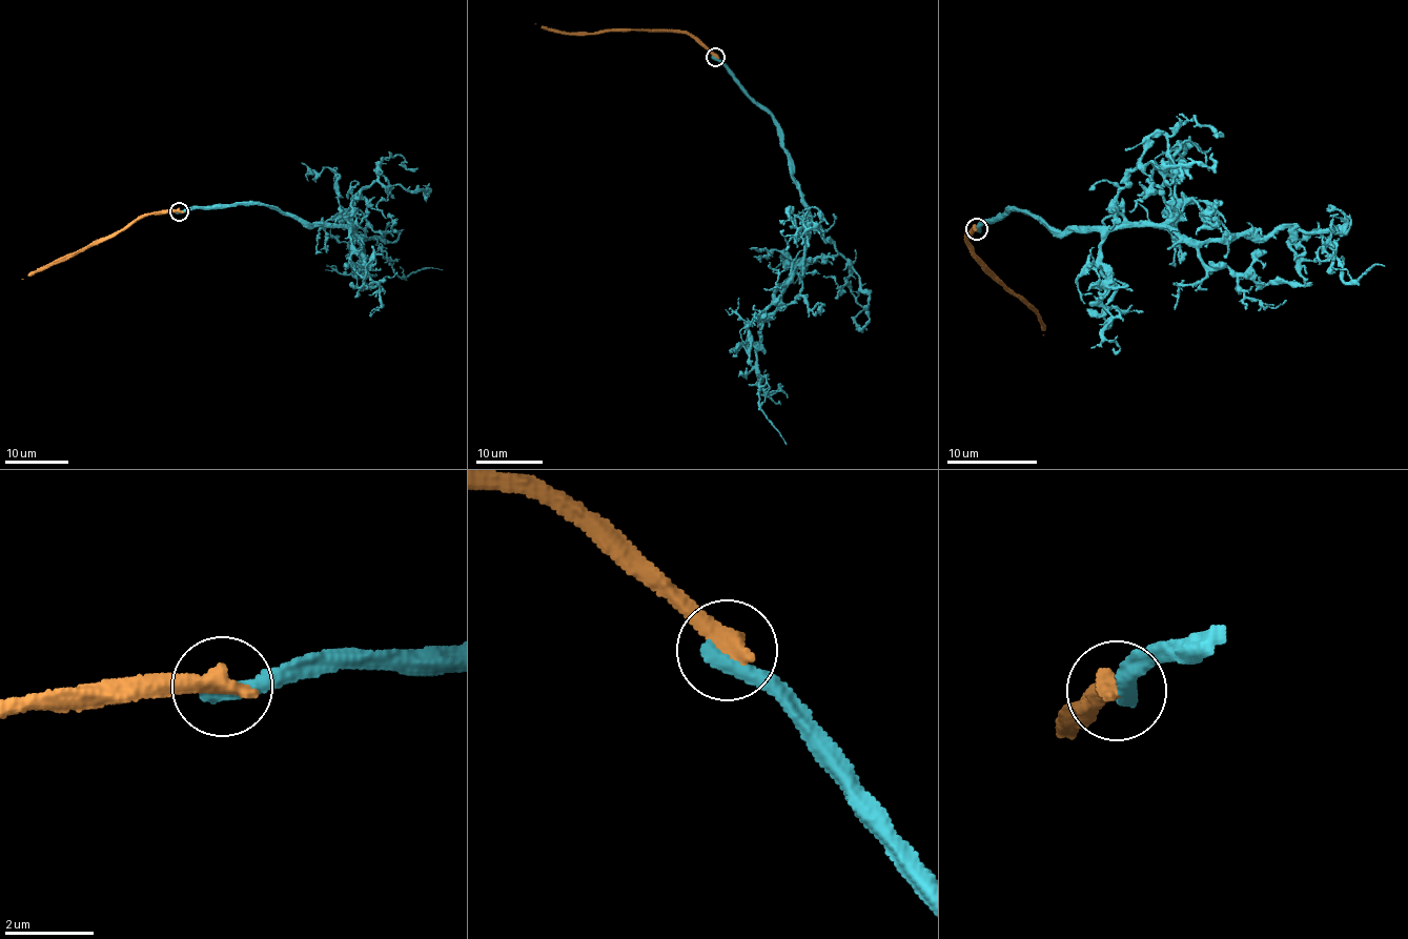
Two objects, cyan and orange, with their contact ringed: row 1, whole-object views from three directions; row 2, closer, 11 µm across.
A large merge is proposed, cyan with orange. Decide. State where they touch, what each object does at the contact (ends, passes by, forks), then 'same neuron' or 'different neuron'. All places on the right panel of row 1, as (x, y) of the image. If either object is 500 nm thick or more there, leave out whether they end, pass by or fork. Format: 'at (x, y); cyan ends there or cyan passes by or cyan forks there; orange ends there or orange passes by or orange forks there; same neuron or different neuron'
at (977, 228); different neuron

